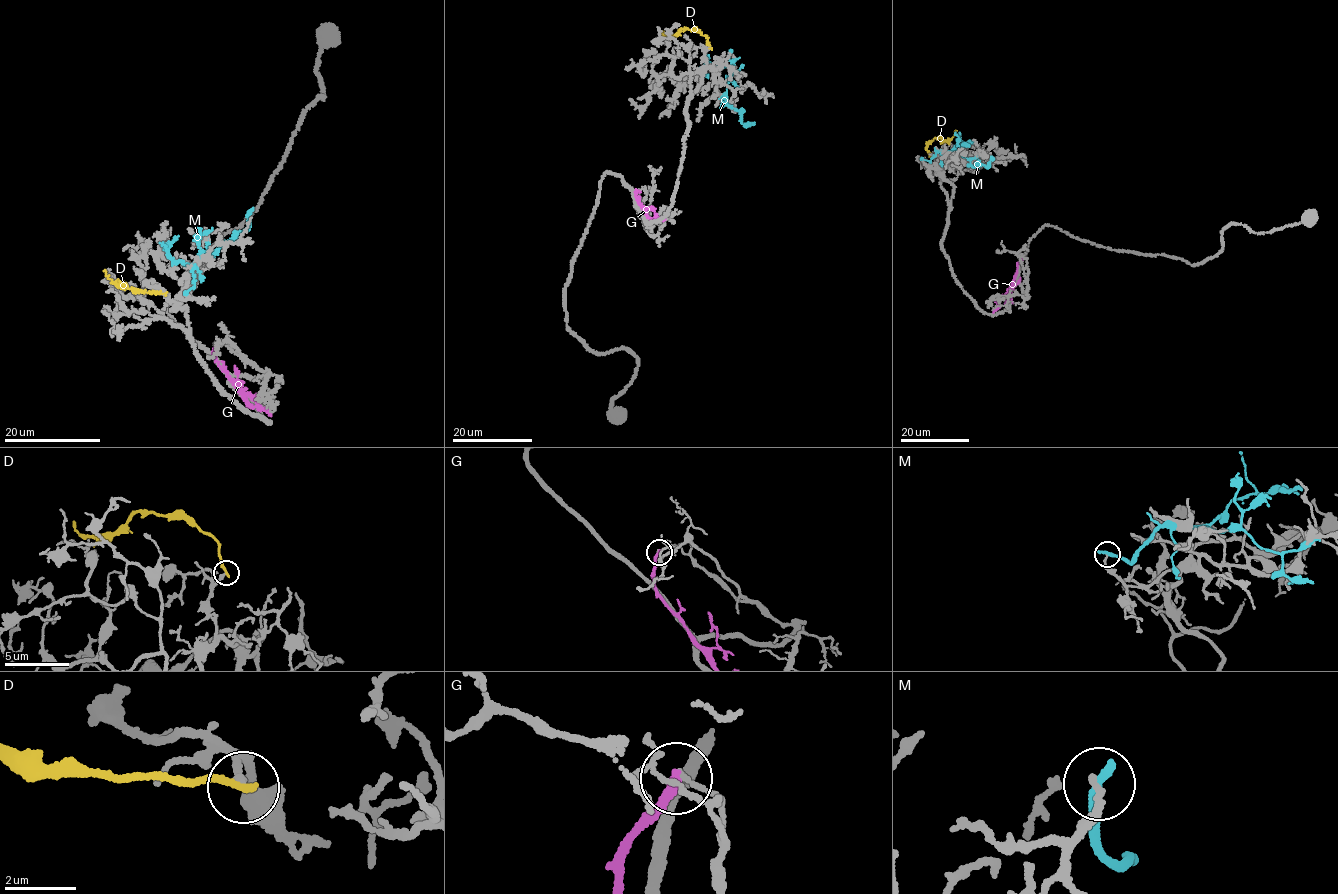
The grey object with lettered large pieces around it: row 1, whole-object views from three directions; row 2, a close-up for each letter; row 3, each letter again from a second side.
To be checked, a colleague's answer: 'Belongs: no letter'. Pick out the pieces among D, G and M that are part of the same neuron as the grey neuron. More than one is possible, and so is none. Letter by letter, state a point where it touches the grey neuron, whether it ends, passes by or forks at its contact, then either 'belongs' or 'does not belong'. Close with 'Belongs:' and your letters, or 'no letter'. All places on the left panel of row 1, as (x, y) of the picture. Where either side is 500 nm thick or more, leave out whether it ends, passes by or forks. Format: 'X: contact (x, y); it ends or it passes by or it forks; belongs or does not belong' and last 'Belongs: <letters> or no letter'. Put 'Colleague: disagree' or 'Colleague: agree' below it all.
D: contact (163, 293); it ends; does not belong
G: contact (216, 344); it ends; does not belong
M: contact (186, 293); it ends; does not belong
Belongs: no letter
Colleague: agree

